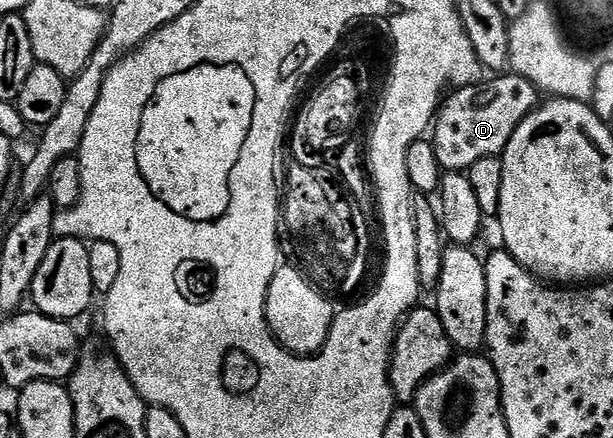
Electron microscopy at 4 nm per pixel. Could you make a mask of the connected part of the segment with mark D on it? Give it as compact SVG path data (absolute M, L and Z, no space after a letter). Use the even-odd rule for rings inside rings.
M500 73L487 81L481 81L469 87L455 88L441 102L436 113L434 126L430 131L434 153L438 153L441 168L445 172L458 171L464 173L467 172L470 165L474 165L474 161L482 161L482 157L503 156L510 137L514 137L514 129L518 129L518 125L522 125L525 117L531 111L535 111L537 106L538 92L536 87L530 81L526 81L526 77L515 73Z

